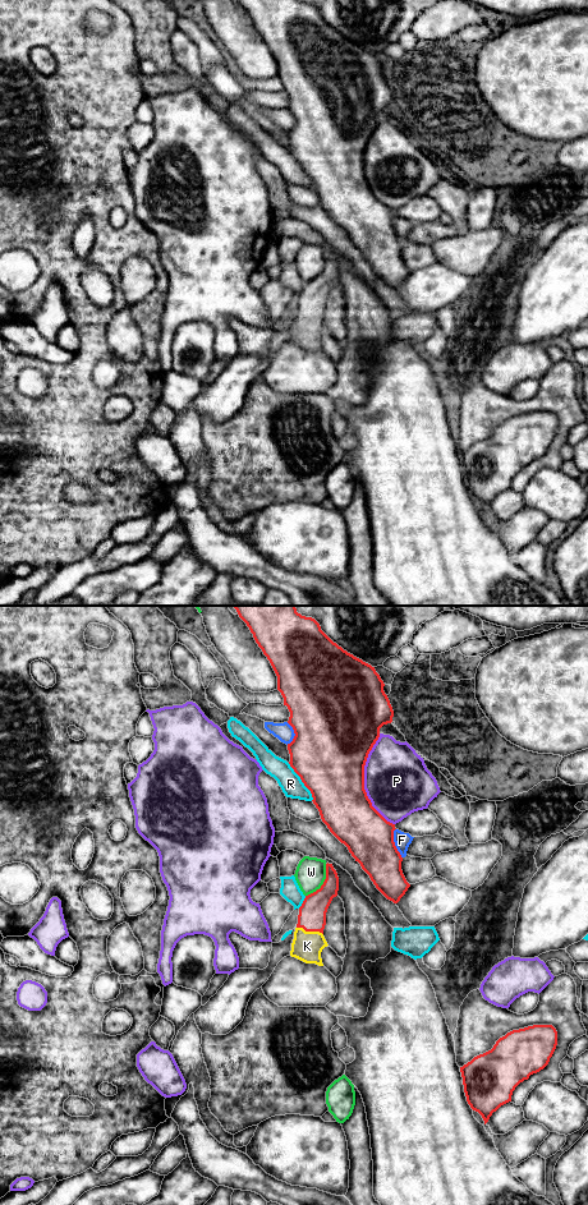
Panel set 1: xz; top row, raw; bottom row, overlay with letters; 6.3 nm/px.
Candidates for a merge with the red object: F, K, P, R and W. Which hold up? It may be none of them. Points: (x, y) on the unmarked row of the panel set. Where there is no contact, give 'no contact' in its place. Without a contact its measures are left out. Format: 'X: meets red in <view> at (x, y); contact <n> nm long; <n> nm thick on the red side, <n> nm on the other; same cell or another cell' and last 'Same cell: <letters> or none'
F: meets red in xz at (394, 230); contact 200 nm long; 300 nm thick on the red side, 100 nm on the other; another cell
K: meets red in xz at (309, 317); contact 180 nm long; 180 nm thick on the red side, 190 nm on the other; same cell
P: meets red in xz at (363, 168); contact 600 nm long; 440 nm thick on the red side, 420 nm on the other; another cell
R: meets red in xz at (302, 168); contact 280 nm long; 480 nm thick on the red side, 140 nm on the other; another cell
W: meets red in xz at (324, 270); contact 240 nm long; 180 nm thick on the red side, 190 nm on the other; another cell
Same cell: K

